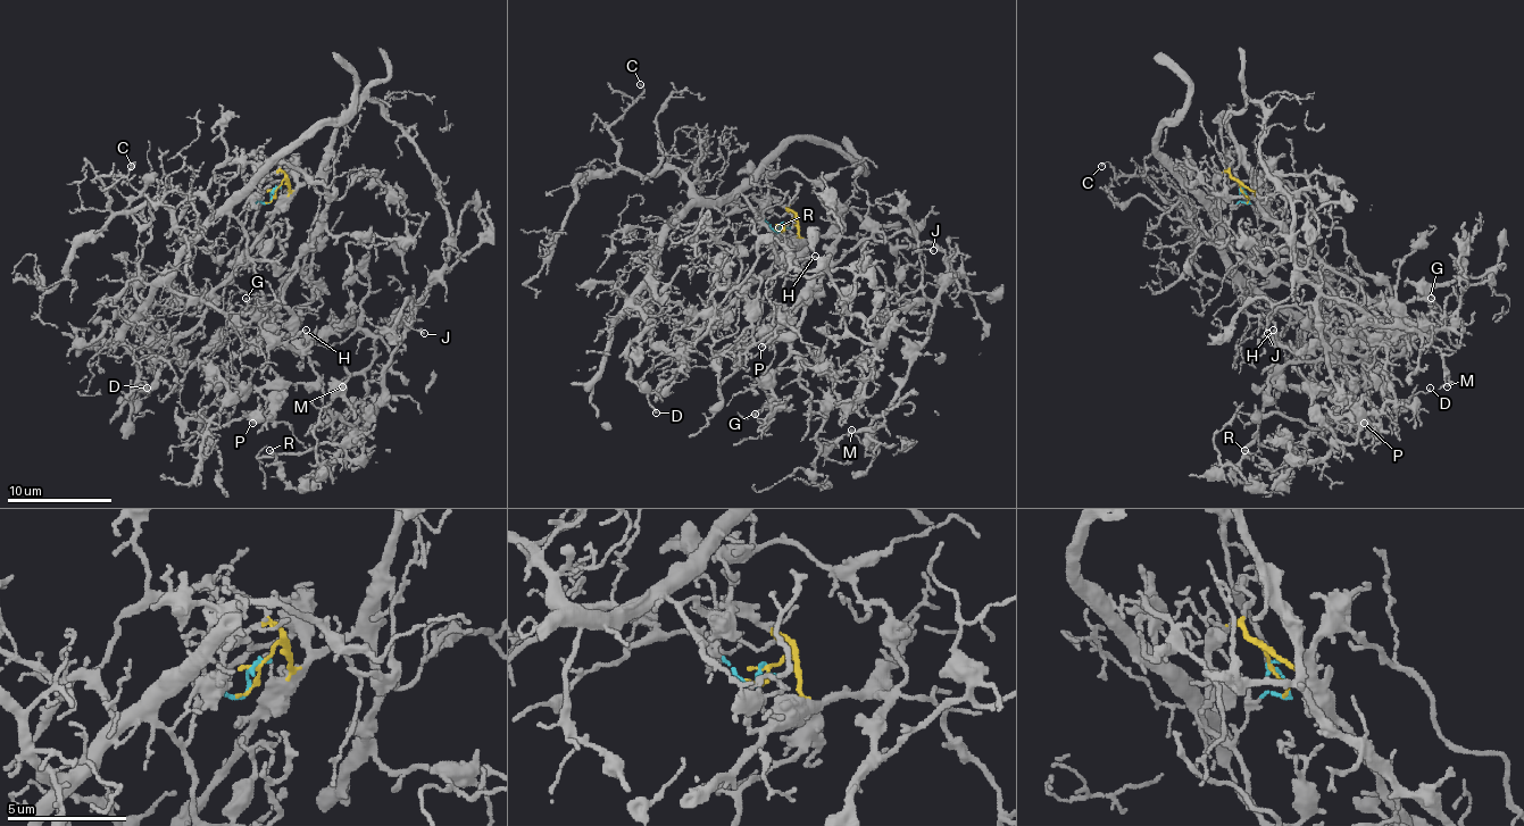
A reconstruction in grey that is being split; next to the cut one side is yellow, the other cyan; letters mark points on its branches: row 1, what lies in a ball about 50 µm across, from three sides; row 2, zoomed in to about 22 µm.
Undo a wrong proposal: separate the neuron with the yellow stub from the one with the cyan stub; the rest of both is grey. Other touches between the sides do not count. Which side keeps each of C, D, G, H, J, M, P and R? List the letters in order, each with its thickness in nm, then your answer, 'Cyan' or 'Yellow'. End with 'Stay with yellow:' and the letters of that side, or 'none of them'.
C: Thickness 100 nm. Cyan
D: Thickness 130 nm. Cyan
G: Thickness 130 nm. Yellow
H: Thickness 180 nm. Yellow
J: Thickness 120 nm. Yellow
M: Thickness 180 nm. Yellow
P: Thickness 140 nm. Yellow
R: Thickness 150 nm. Yellow
Stay with yellow: G, H, J, M, P, R

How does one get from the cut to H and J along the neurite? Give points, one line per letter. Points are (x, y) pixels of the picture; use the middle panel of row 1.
H: (781, 224), (805, 240), (837, 240), (831, 266), (781, 334), (774, 324), (808, 284), (797, 263), (816, 255)
J: (781, 224), (816, 240), (852, 210), (892, 244), (931, 242), (957, 276), (937, 286), (934, 250)

